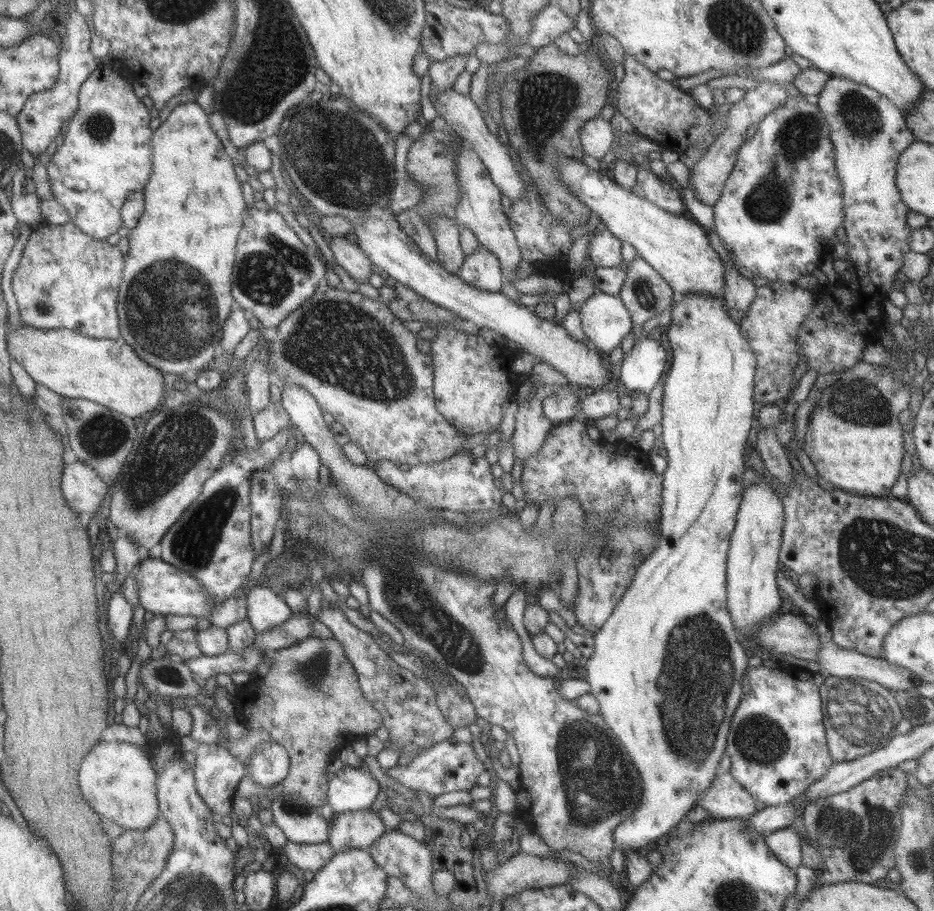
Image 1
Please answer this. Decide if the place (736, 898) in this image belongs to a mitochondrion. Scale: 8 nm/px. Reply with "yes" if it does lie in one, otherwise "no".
yes

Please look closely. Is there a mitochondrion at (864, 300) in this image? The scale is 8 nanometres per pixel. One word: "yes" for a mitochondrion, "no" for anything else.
no

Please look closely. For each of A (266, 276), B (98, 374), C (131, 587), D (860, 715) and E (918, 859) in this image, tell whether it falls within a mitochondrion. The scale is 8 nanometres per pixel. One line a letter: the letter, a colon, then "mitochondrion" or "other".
A: mitochondrion
B: other
C: other
D: mitochondrion
E: mitochondrion

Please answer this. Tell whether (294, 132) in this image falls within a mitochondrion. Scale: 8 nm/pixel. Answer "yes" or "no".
yes

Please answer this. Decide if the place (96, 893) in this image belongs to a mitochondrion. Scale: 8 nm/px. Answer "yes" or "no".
no

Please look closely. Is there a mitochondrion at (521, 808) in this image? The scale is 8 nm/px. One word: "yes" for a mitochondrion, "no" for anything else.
no

